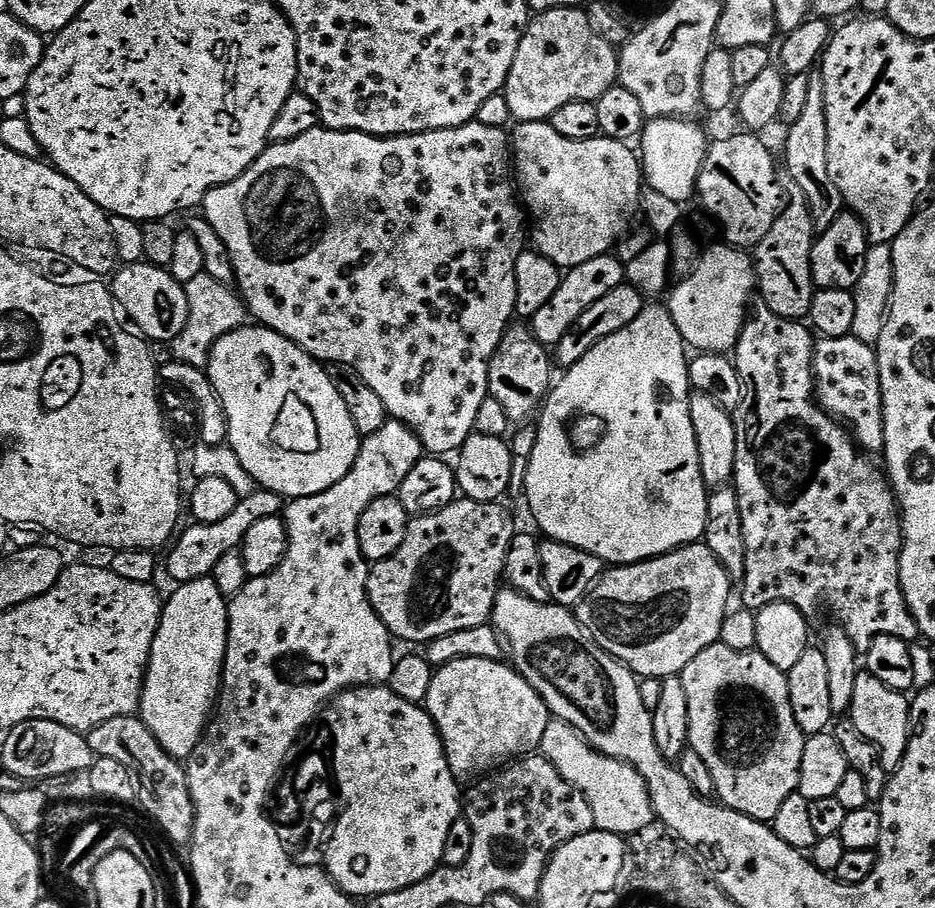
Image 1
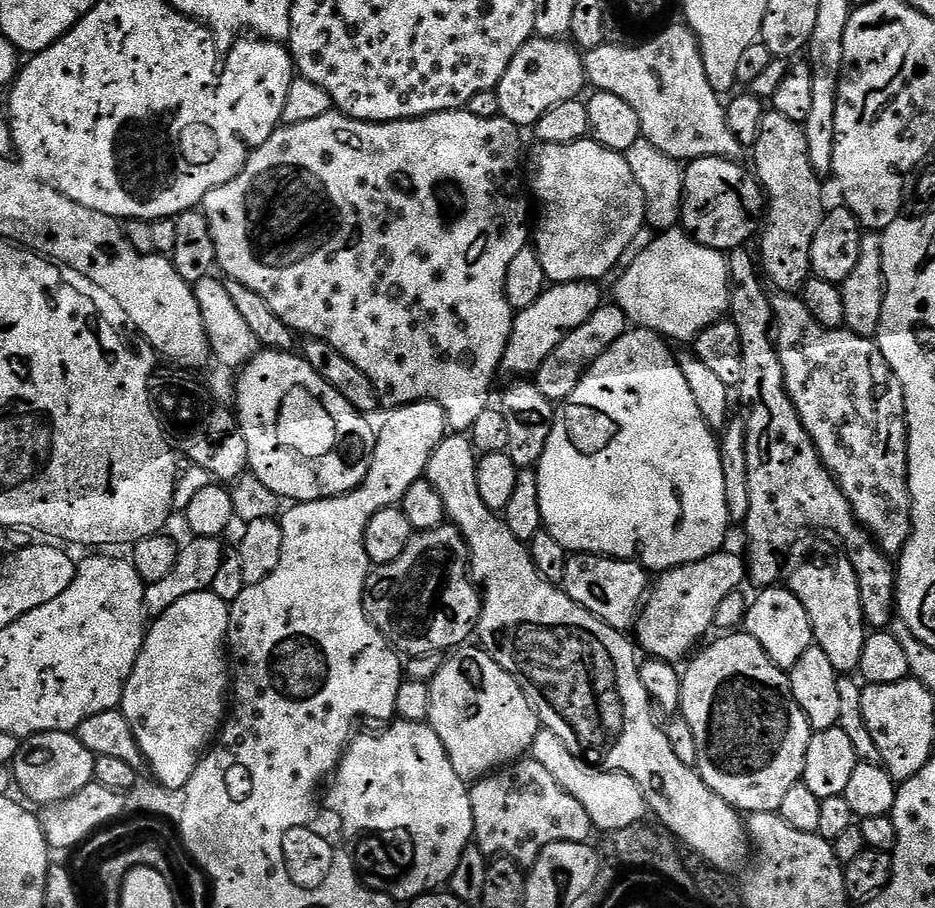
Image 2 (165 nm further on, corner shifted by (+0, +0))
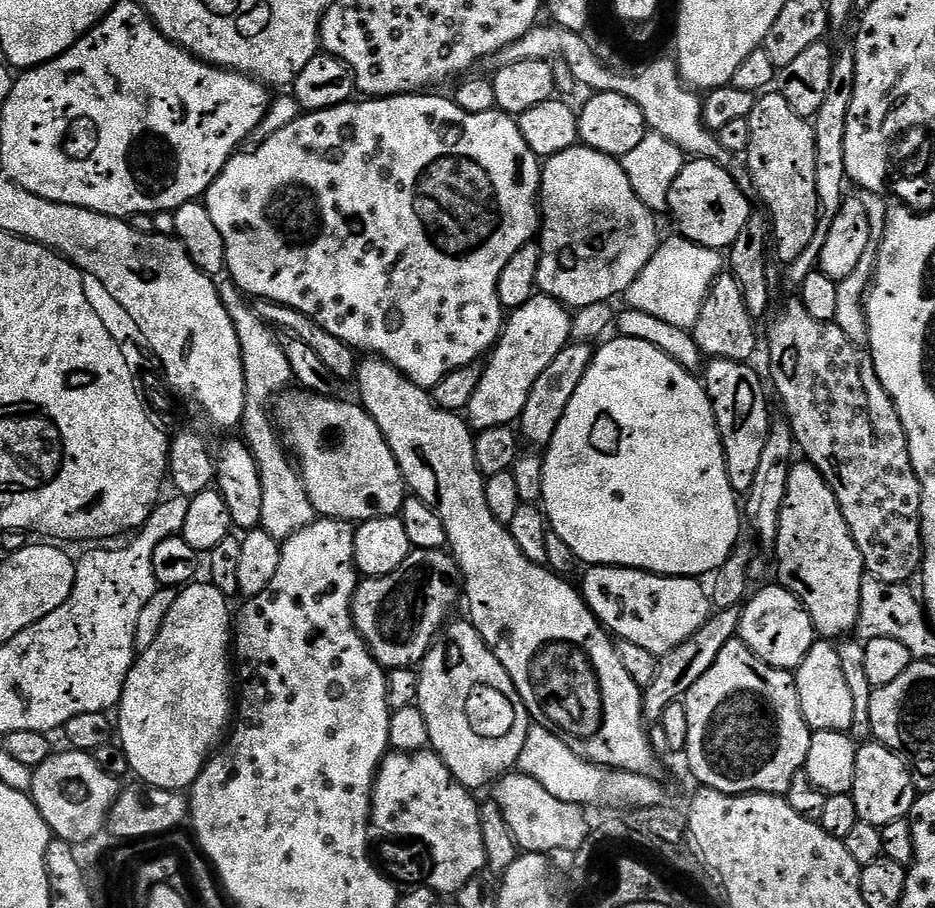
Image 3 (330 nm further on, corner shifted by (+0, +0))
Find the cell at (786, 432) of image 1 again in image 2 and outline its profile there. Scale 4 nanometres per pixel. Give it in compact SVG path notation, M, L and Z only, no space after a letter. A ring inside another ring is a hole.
M747 247L734 248L728 256L730 319L738 326L738 332L742 338L743 373L738 389L738 395L740 395L738 404L739 407L740 404L744 407L742 419L747 428L746 462L750 470L750 514L742 525L743 531L748 531L747 579L753 580L757 584L755 587L760 590L779 585L782 580L780 563L784 560L784 551L799 538L800 532L806 531L807 528L829 528L830 531L837 532L844 539L845 546L848 547L846 555L858 574L865 621L873 629L887 629L893 623L896 608L896 568L893 561L892 564L888 561L891 560L889 553L883 552L880 545L857 524L846 494L842 494L838 482L821 462L810 434L806 434L798 418L798 410L794 410L794 402L790 402L790 394L784 385L782 362L776 353L772 298L769 289L764 289L765 281L762 279L757 257L755 255L752 257L748 251Z

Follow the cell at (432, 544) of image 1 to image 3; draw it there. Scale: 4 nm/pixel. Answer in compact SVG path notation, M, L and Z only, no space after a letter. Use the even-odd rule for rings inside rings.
M418 548L398 570L385 576L369 576L357 583L352 596L352 621L381 668L412 668L428 655L440 627L441 632L445 627L444 619L459 600L461 603L462 577L455 556L438 548Z

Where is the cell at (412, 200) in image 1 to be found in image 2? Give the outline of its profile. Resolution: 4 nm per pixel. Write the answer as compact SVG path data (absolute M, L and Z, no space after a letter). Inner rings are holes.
M333 110L322 118L314 118L314 122L284 124L277 128L274 135L262 146L251 149L248 161L244 163L244 169L234 179L222 186L218 186L214 190L210 190L210 194L206 194L202 211L207 216L210 222L210 230L214 234L216 258L219 267L222 269L222 272L224 268L225 274L223 273L223 275L225 277L233 276L234 279L232 280L237 285L249 288L255 294L261 295L266 303L269 304L270 310L277 315L277 318L286 327L291 328L293 333L313 340L325 340L327 344L334 346L334 350L338 350L346 358L350 358L350 362L354 362L354 366L358 366L358 370L362 370L366 374L366 378L370 378L370 382L376 384L381 397L387 403L389 400L389 405L399 406L401 404L413 404L419 400L433 400L446 410L448 426L453 433L467 433L474 426L475 420L482 415L482 410L490 407L488 395L492 392L492 383L496 380L496 372L499 373L501 371L500 363L502 362L504 351L508 345L508 339L512 333L512 321L514 319L514 309L512 309L510 302L506 298L506 276L510 270L510 262L514 262L514 258L518 258L520 251L529 247L530 244L530 228L528 232L528 200L530 204L530 196L529 193L528 196L524 193L524 144L520 141L520 136L522 136L521 129L517 128L515 124L510 123L510 121L505 120L501 115L494 118L478 118L467 110L439 112L438 114L430 114L429 116L419 116L416 120L392 120L389 124L372 124L368 120L355 120L344 115L343 112Z

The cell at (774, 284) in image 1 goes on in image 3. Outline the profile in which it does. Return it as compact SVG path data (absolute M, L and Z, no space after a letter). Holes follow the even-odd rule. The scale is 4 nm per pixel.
M775 90L765 91L757 99L747 122L750 126L746 153L748 173L752 175L758 200L768 207L774 252L780 255L784 266L789 266L810 246L818 226L820 203L816 189L814 130L809 121L790 110L786 98Z

